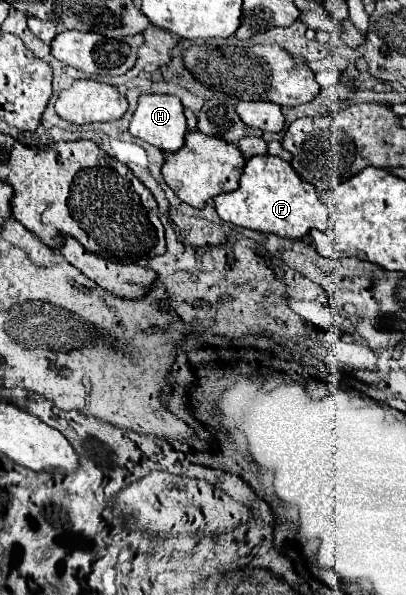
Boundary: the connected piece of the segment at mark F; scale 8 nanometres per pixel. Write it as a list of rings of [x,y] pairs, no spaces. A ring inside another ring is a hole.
[[[253,156],[247,160],[239,188],[213,198],[221,220],[257,232],[279,234],[281,238],[303,238],[310,230],[327,230],[327,206],[319,202],[315,186],[301,180],[289,162],[277,156]]]

